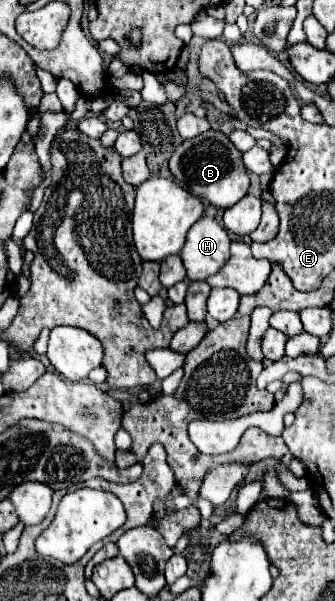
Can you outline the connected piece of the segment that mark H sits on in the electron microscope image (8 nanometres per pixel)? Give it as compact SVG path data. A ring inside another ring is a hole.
M204 215L196 221L188 231L180 253L188 281L206 281L210 275L218 273L228 259L228 249L230 233L216 223L214 217Z

